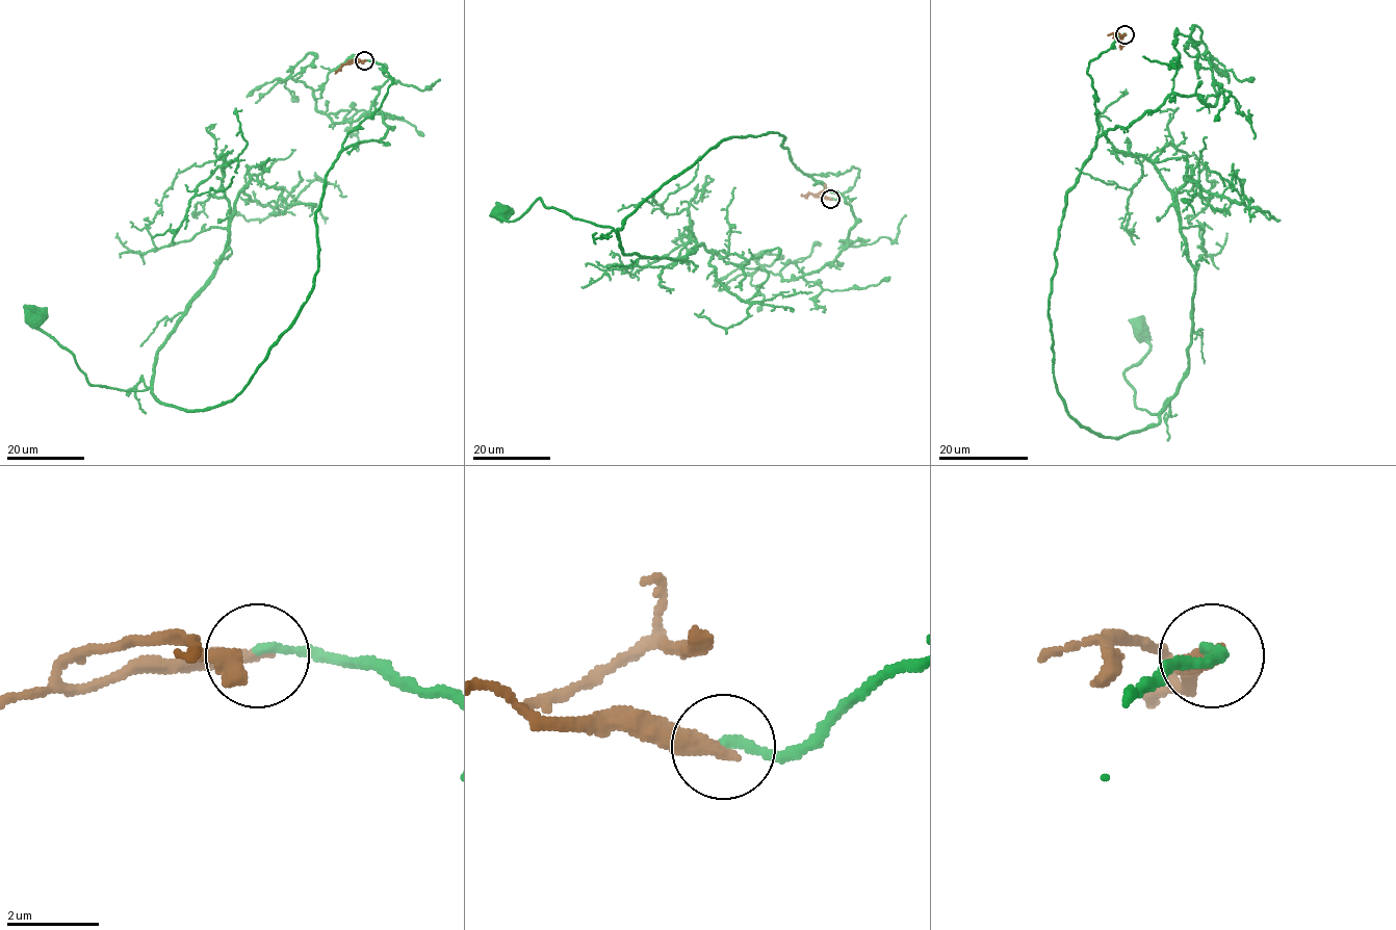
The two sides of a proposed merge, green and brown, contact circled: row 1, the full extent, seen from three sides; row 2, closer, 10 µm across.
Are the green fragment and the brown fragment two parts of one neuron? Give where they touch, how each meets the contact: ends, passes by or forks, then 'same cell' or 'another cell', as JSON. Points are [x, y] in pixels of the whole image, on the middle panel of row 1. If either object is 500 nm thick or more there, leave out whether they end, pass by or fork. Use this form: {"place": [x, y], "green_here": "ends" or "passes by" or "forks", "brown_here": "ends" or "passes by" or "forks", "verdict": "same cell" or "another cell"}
{"place": [830, 199], "green_here": "ends", "brown_here": "ends", "verdict": "another cell"}

